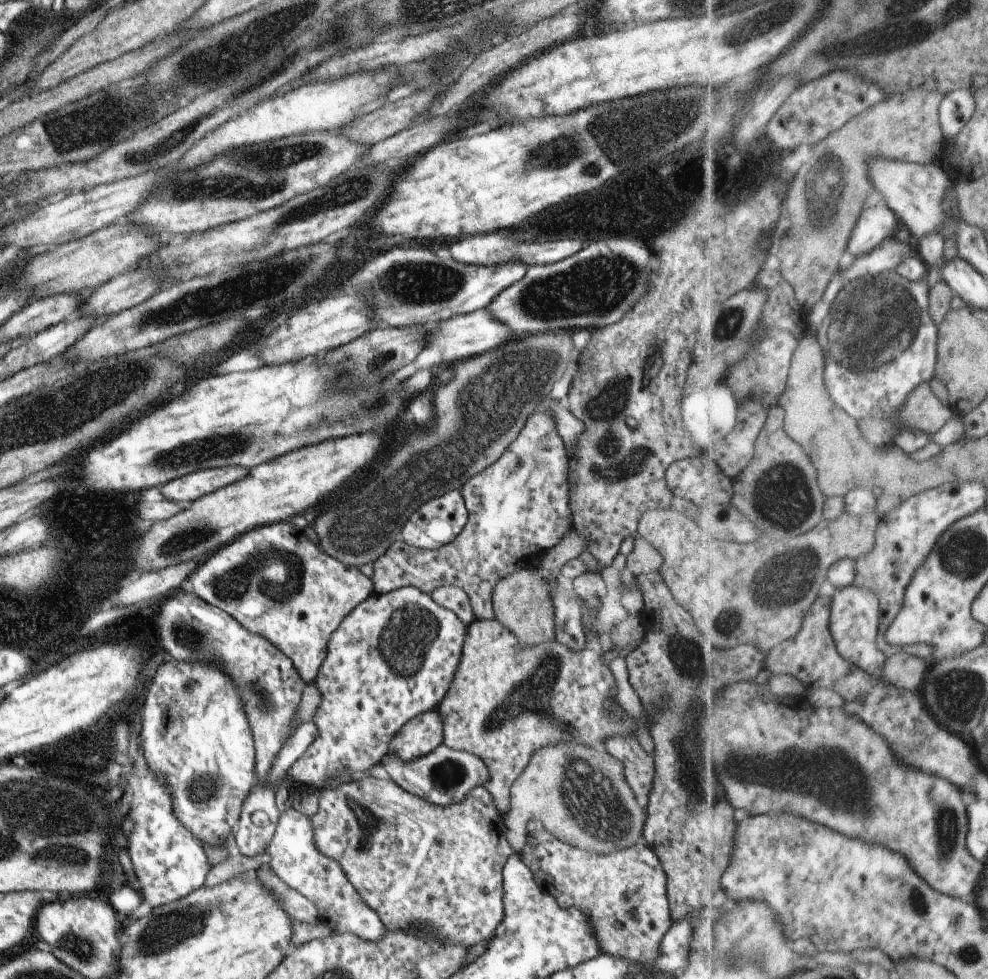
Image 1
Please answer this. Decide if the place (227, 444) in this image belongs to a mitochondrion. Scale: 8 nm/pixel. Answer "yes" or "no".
yes

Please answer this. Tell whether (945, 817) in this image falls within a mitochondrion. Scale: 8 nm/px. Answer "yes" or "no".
yes

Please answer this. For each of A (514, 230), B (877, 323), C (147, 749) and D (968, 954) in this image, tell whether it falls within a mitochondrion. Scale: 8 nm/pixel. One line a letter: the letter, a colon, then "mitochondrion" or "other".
A: other
B: mitochondrion
C: other
D: mitochondrion

